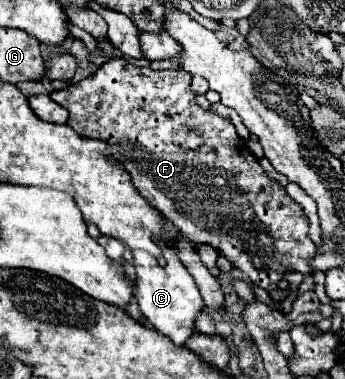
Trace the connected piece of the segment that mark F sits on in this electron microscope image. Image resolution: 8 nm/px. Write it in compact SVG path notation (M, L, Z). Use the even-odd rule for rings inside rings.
M111 59L101 65L95 75L81 83L67 85L61 91L51 91L49 97L69 111L67 125L71 129L81 137L99 139L109 145L109 157L129 171L141 197L167 217L191 243L209 243L219 255L227 257L233 267L241 269L255 285L267 291L277 289L277 283L285 275L285 265L295 267L295 271L305 277L311 275L309 261L317 247L307 235L309 221L301 205L295 203L277 181L267 177L227 119L197 105L195 93L191 91L191 75L185 69L153 71L151 67L135 67L123 59ZM179 129L193 129L201 135L203 145L197 151L183 151L173 143L173 135Z

